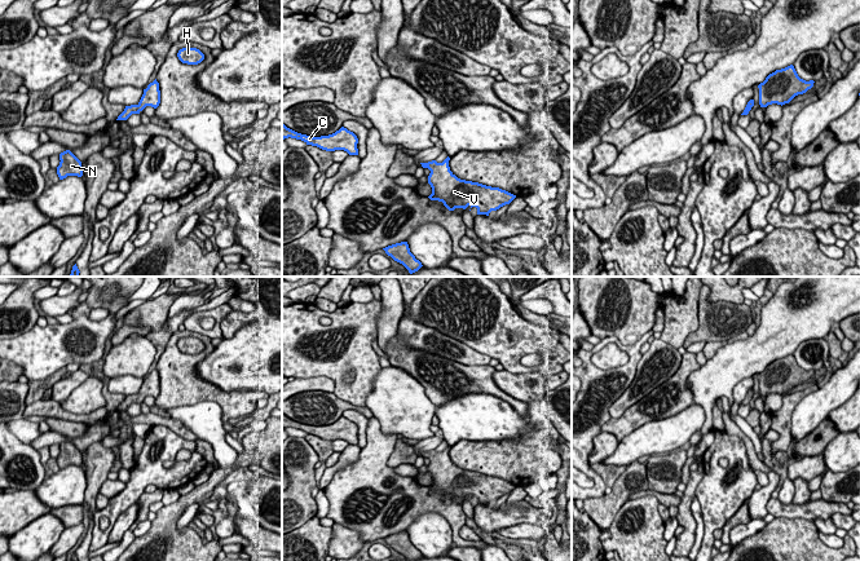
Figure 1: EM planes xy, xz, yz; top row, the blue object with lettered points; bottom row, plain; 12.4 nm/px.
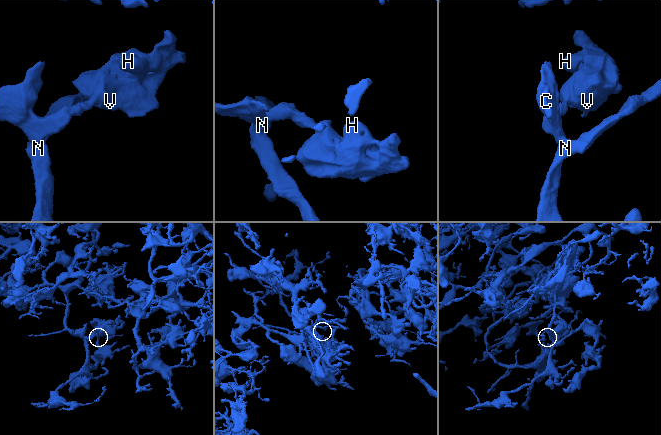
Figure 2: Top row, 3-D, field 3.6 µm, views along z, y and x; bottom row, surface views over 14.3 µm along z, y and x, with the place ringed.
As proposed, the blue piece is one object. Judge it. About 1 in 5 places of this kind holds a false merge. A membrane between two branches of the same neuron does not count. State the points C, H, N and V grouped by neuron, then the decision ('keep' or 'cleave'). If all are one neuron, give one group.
C H N V; keep

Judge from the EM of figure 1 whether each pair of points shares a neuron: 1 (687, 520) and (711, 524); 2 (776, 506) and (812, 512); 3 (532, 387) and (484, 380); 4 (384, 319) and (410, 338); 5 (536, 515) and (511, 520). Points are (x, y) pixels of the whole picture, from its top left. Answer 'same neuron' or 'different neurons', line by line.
1: different neurons
2: same neuron
3: different neurons
4: different neurons
5: same neuron

